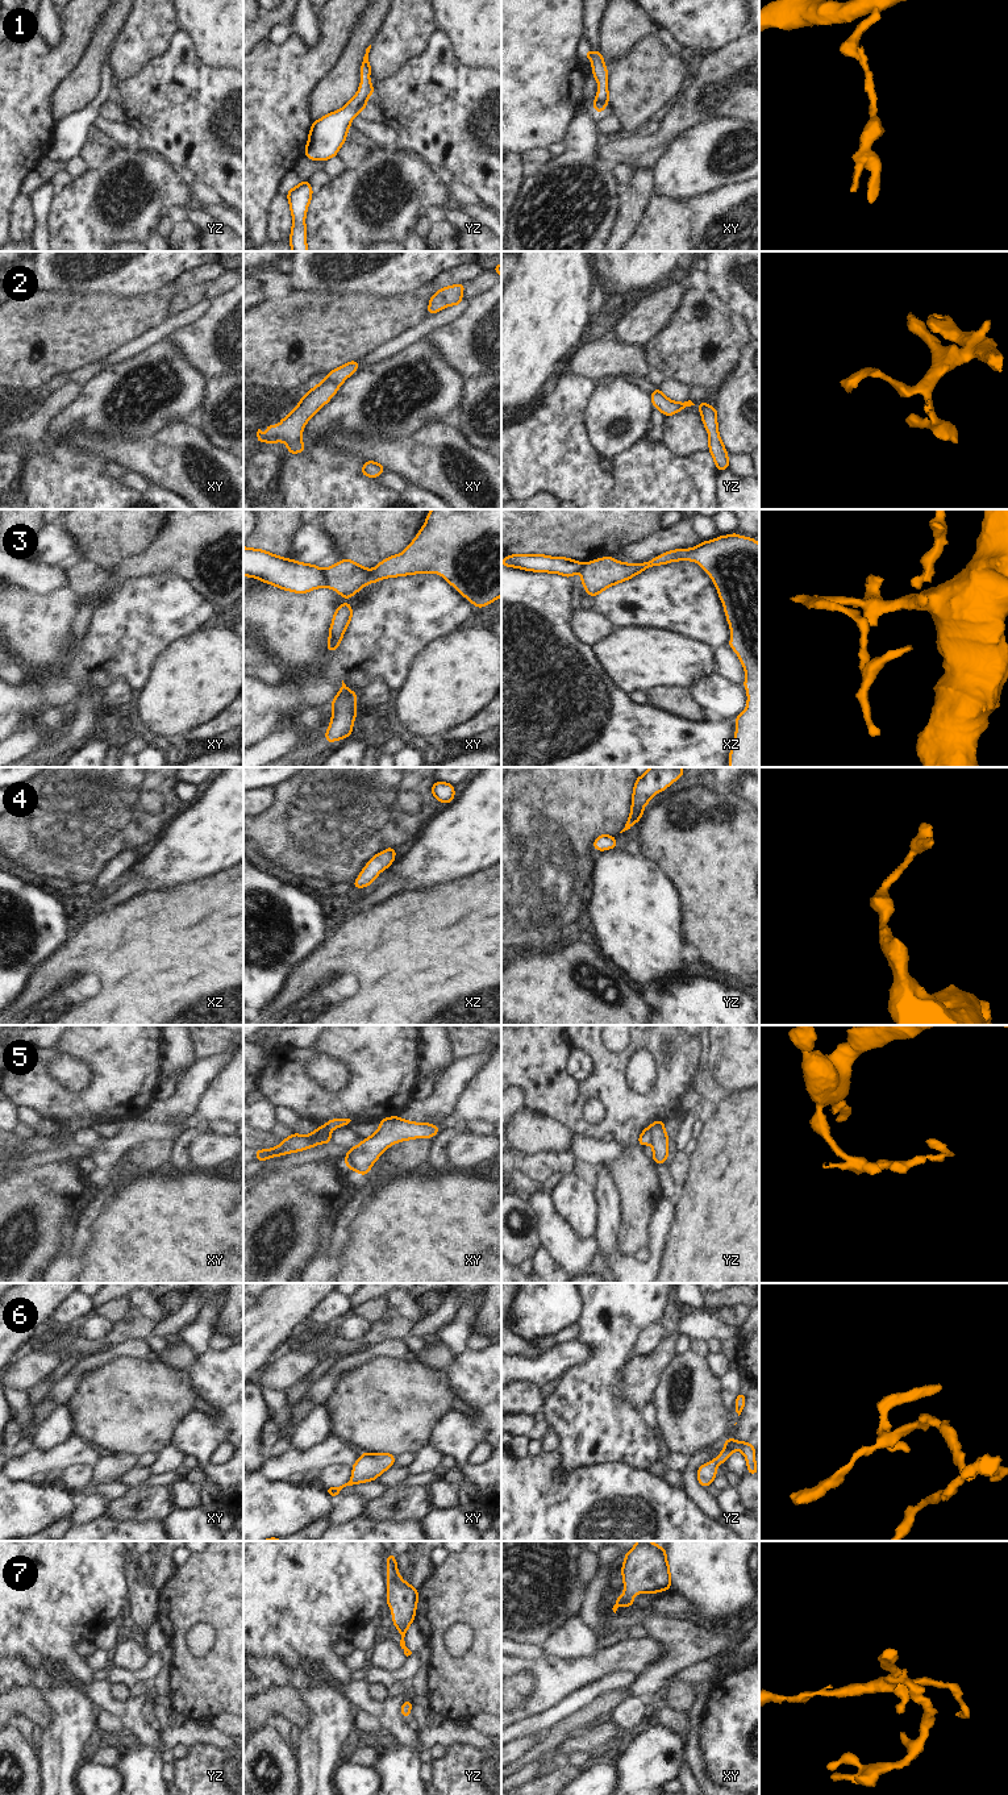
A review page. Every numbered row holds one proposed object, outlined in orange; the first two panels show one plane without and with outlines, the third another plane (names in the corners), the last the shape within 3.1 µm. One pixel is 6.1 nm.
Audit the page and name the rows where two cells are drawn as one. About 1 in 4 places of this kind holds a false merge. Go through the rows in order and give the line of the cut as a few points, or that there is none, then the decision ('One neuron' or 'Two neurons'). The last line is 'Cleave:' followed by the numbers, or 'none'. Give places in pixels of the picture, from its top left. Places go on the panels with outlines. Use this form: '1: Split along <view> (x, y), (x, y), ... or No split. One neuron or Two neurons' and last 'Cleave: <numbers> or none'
1: No split. One neuron
2: No split. One neuron
3: Split along xy (324, 570), (325, 586). Two neurons
4: No split. One neuron
5: Split along yz (649, 1127), (653, 1142). Two neurons
6: No split. One neuron
7: No split. One neuron
Cleave: 3, 5.

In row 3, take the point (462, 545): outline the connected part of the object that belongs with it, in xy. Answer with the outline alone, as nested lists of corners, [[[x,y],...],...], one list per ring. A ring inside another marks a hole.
[[[432,509],[412,544],[400,554],[388,557],[367,570],[351,559],[325,570],[325,587],[343,597],[384,578],[436,572],[479,609],[501,596],[501,509]]]

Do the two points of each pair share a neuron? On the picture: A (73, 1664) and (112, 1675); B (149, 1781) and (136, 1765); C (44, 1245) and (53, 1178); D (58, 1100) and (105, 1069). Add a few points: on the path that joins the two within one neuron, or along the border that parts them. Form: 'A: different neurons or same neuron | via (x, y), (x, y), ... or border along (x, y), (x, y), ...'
A: different neurons | border along (94, 1670), (96, 1679)
B: same neuron | via (145, 1777), (140, 1769)
C: same neuron | via (44, 1228), (45, 1195)
D: same neuron | via (73, 1100), (84, 1100), (101, 1083)

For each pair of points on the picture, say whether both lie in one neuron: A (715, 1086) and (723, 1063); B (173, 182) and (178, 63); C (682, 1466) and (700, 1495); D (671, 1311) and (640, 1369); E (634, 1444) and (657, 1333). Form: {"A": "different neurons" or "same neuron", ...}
{"A": "different neurons", "B": "different neurons", "C": "different neurons", "D": "same neuron", "E": "different neurons"}

